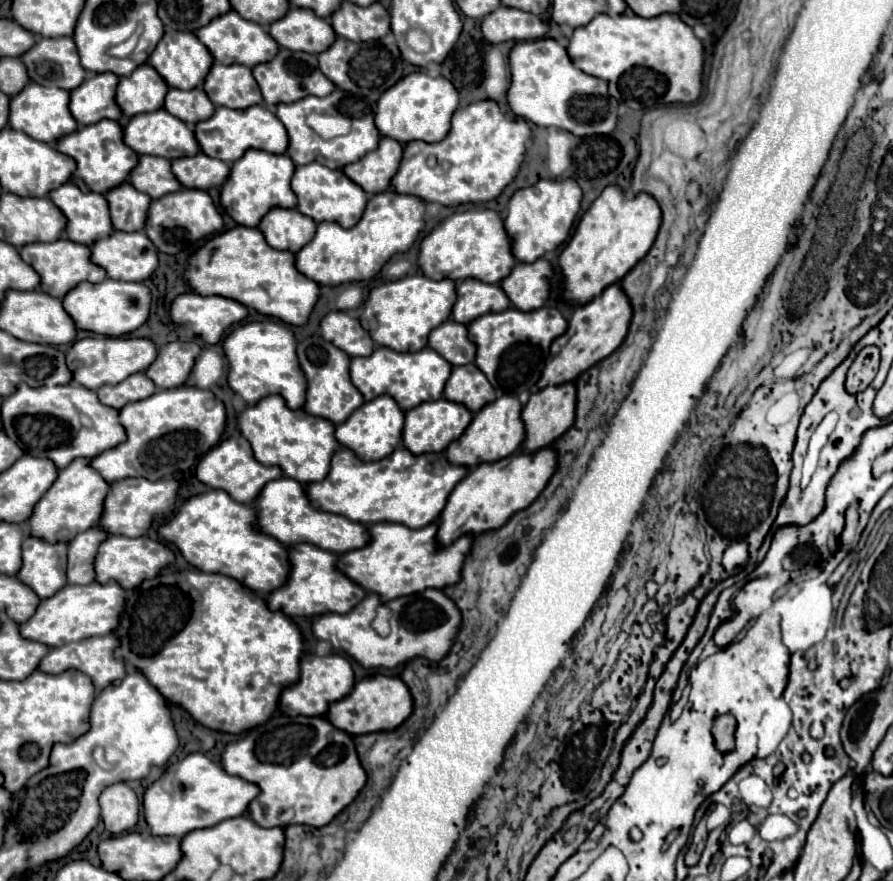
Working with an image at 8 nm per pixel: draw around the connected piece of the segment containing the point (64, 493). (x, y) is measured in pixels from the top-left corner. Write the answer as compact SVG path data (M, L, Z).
M80 458L74 460L72 464L68 464L68 468L58 472L56 482L50 486L50 490L40 498L40 502L34 506L32 516L28 518L28 528L30 528L30 536L40 538L48 544L56 544L56 532L60 528L68 528L70 532L70 540L76 538L80 532L92 528L92 524L98 522L100 512L102 512L102 500L108 492L108 482L104 482L104 478L90 468L90 460L88 458Z

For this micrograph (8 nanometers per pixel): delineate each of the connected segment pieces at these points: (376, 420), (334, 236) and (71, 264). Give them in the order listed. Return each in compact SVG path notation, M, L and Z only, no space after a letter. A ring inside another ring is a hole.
M378 396L362 404L358 410L350 414L346 422L336 426L336 440L340 446L352 450L358 460L374 462L392 454L400 446L402 426L404 426L404 412L398 408L398 404L390 396Z
M386 190L374 194L368 200L360 222L348 230L334 222L320 222L314 238L300 252L296 252L296 268L320 286L364 282L374 278L390 260L390 256L406 252L414 244L422 228L424 202L416 196L404 196Z
M58 238L56 242L48 242L48 244L40 244L40 242L26 244L18 248L18 252L20 252L20 258L40 274L40 290L54 298L62 298L68 290L72 290L76 284L84 280L102 282L106 278L104 270L88 260L88 246L70 242L66 238Z

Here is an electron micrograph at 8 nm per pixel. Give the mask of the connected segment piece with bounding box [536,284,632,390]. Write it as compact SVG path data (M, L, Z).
M620 284L608 286L592 302L578 306L568 322L568 330L552 342L548 360L544 364L544 372L536 384L538 390L546 388L550 382L554 382L554 384L572 382L582 372L592 368L596 362L610 356L624 342L630 316L632 316L632 308L630 308L630 302L628 302L626 294L622 292Z

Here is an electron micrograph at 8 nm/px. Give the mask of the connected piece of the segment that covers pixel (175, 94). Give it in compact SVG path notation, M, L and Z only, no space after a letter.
M170 88L166 94L164 108L178 120L186 122L188 126L194 126L196 122L210 118L214 112L214 104L200 88L192 88L192 90Z

